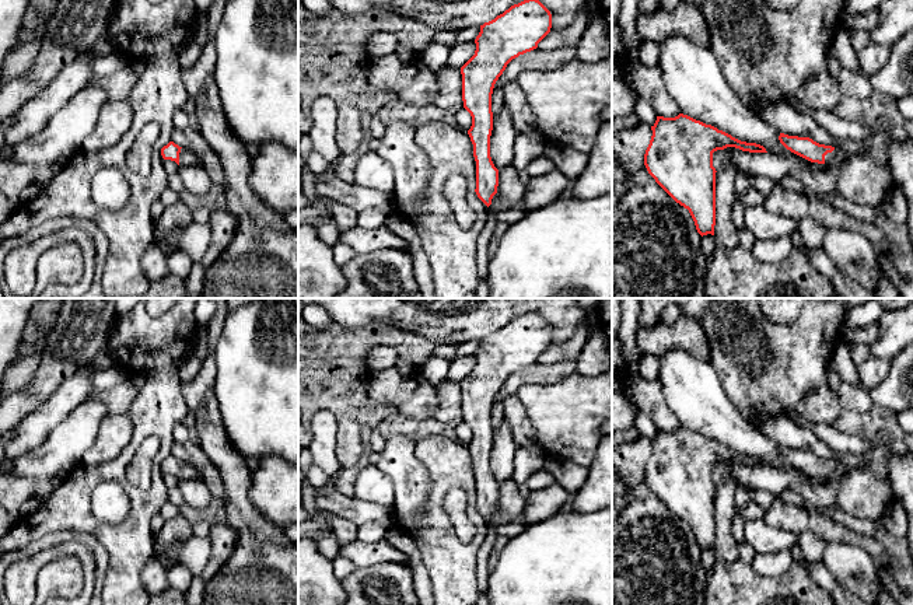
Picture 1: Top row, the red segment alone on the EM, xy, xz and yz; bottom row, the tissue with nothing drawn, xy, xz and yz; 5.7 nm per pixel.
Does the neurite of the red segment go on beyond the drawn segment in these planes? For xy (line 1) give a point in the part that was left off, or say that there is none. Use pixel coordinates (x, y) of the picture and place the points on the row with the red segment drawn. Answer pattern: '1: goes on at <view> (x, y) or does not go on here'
1: goes on at xy (186, 157)

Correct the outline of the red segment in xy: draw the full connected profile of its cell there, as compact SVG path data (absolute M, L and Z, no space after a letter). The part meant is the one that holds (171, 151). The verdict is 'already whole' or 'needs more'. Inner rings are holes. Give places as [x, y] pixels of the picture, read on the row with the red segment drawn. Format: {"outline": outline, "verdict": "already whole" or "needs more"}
{"outline": "M169 141L167 146L161 148L161 155L164 160L175 161L179 167L202 164L199 155L193 154L186 148L179 147L174 141Z", "verdict": "needs more"}

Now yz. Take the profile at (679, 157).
{"outline": "M688 115L657 116L644 154L644 165L655 182L689 210L697 232L714 235L716 168L713 153L735 147L749 153L767 153L756 143L731 134Z", "verdict": "already whole"}

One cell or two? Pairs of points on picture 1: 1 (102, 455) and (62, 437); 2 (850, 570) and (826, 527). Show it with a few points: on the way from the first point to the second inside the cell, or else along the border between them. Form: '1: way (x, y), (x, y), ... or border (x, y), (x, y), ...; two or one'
1: border (102, 419), (94, 443), (84, 453), (79, 465); two
2: border (826, 542), (856, 544), (866, 552); two

